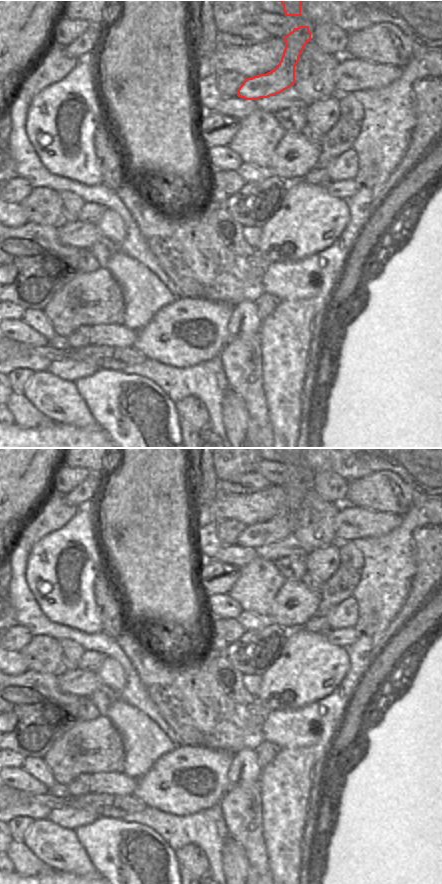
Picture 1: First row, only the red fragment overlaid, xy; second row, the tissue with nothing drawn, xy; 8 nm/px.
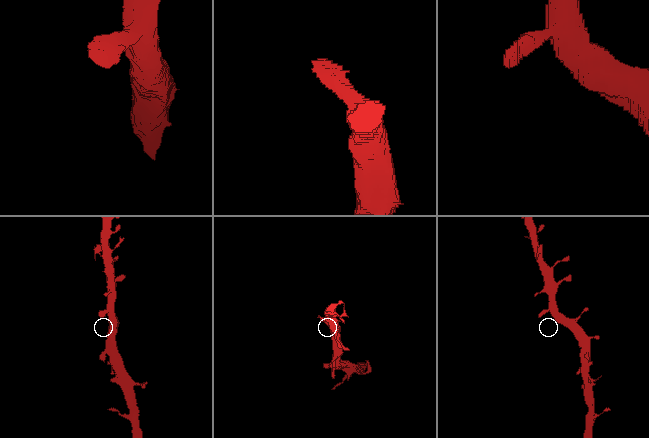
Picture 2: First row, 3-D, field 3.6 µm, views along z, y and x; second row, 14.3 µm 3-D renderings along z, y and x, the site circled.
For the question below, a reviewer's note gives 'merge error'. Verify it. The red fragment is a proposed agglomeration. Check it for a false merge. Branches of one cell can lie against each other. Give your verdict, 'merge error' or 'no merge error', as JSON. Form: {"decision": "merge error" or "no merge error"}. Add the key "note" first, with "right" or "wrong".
{"note": "wrong", "decision": "no merge error"}

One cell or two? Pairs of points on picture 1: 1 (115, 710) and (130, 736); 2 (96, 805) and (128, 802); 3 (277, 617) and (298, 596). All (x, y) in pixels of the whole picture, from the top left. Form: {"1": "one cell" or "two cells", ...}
{"1": "one cell", "2": "one cell", "3": "one cell"}

